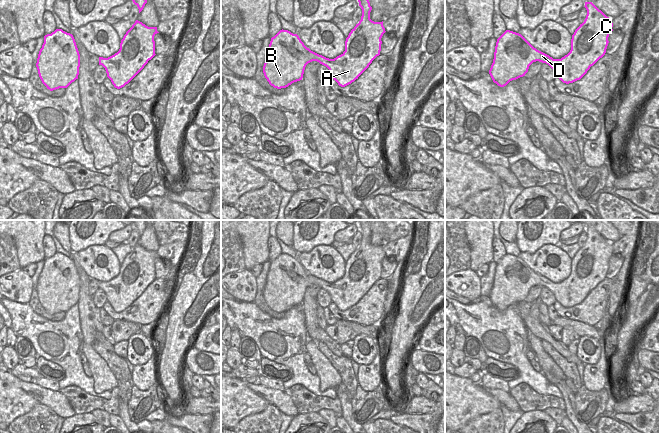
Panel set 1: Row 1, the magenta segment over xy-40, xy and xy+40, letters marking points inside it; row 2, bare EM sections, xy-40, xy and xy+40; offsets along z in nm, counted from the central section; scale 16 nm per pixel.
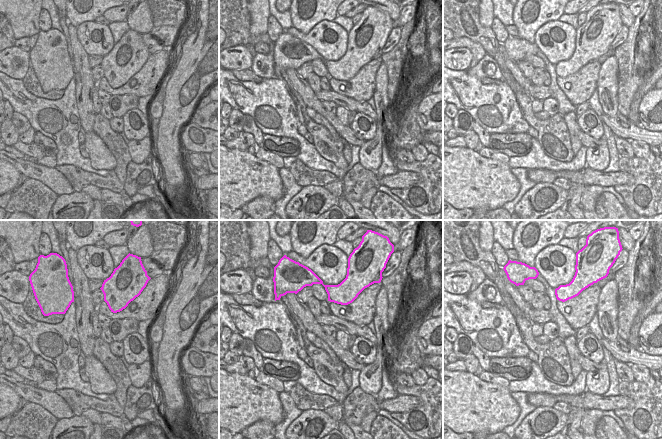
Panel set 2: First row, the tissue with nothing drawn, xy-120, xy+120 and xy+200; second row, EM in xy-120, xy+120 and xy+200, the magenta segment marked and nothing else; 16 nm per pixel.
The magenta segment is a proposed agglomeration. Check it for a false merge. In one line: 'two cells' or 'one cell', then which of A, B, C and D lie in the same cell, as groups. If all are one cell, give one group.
one cell; A B C D

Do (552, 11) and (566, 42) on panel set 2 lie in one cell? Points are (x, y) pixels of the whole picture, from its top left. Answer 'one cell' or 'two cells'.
two cells

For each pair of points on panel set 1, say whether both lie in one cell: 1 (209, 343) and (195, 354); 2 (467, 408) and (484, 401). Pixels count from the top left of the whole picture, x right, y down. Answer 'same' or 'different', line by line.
1: different
2: same

